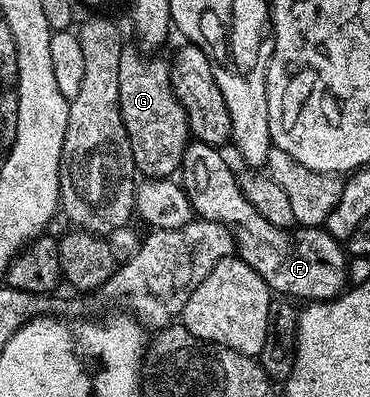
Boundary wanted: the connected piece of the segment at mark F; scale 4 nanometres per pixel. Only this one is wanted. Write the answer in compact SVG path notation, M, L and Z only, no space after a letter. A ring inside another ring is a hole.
M188 141L181 167L181 185L187 191L199 218L221 224L235 239L237 257L276 295L286 296L291 300L307 302L328 302L337 298L348 285L348 255L344 247L326 228L318 226L299 226L292 230L282 230L253 208L245 200L239 187L237 174L231 171L229 163L223 159L224 151L218 146L204 142Z

